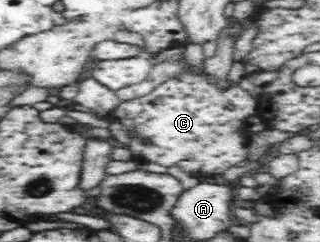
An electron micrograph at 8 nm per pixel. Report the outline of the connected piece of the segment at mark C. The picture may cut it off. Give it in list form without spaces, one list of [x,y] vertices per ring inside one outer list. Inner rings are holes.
[[[203,71],[185,73],[179,79],[165,81],[149,95],[119,102],[111,113],[105,115],[109,121],[109,133],[113,133],[109,141],[129,149],[137,159],[161,167],[177,165],[183,173],[193,177],[221,175],[247,157],[247,142],[253,127],[245,123],[253,123],[253,119],[245,117],[255,115],[257,99],[237,85],[219,89]],[[127,129],[137,129],[139,137],[129,139]]]

